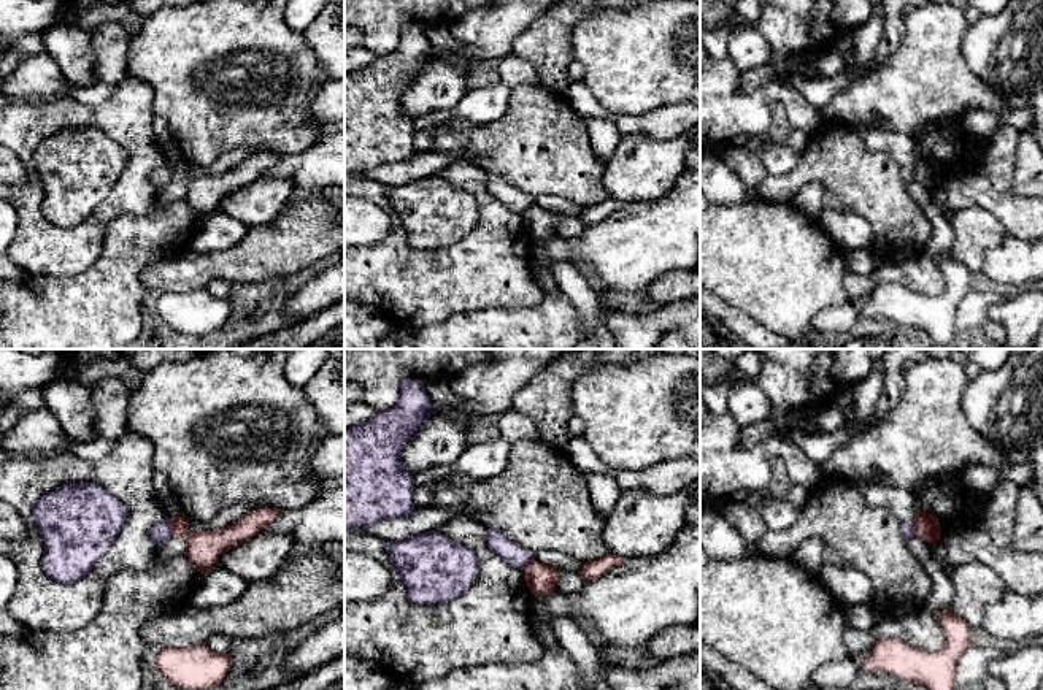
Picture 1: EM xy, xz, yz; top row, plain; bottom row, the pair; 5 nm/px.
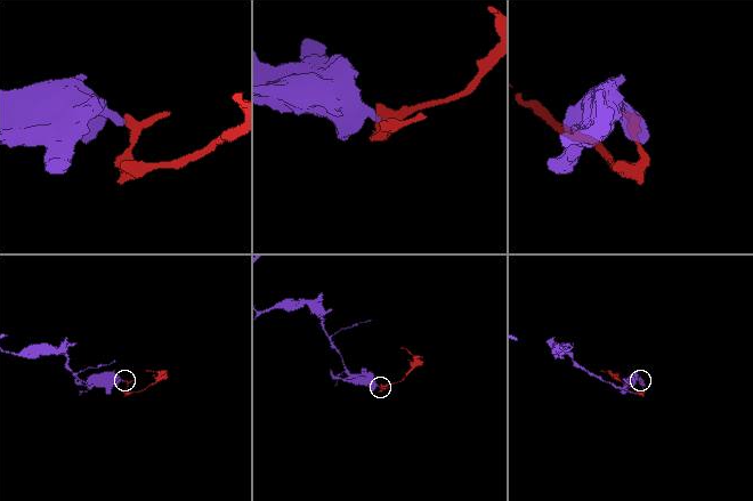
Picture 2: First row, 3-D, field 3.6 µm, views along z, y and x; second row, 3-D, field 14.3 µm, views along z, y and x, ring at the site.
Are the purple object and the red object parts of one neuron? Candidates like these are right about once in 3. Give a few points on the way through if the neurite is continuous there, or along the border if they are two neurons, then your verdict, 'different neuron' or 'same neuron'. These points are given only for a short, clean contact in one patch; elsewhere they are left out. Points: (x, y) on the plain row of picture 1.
border along xy (169, 165), (173, 180); different neuron

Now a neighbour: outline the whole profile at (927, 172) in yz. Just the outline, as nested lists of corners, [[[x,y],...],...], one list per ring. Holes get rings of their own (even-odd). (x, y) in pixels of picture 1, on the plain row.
[[[919,154],[913,168],[916,182],[924,184],[932,190],[937,190],[941,179],[941,171],[940,165],[935,160]]]

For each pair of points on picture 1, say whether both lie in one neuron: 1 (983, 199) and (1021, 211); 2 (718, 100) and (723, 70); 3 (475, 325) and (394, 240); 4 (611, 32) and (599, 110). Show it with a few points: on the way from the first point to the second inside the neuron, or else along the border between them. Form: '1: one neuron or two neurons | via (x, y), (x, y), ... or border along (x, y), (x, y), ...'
1: one neuron | via (992, 202), (1012, 211)
2: one neuron | via (718, 92), (719, 78)
3: two neurons | border along (499, 306), (459, 311), (445, 321), (427, 325)
4: two neurons | border along (581, 81), (611, 111), (637, 113)

